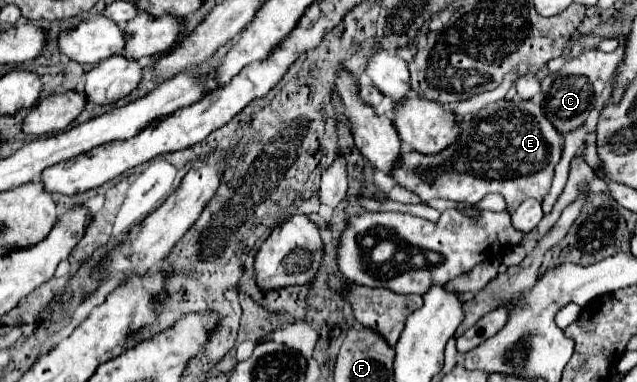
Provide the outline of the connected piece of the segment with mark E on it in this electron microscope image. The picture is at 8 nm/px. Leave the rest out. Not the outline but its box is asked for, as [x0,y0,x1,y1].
[390,96,562,216]

